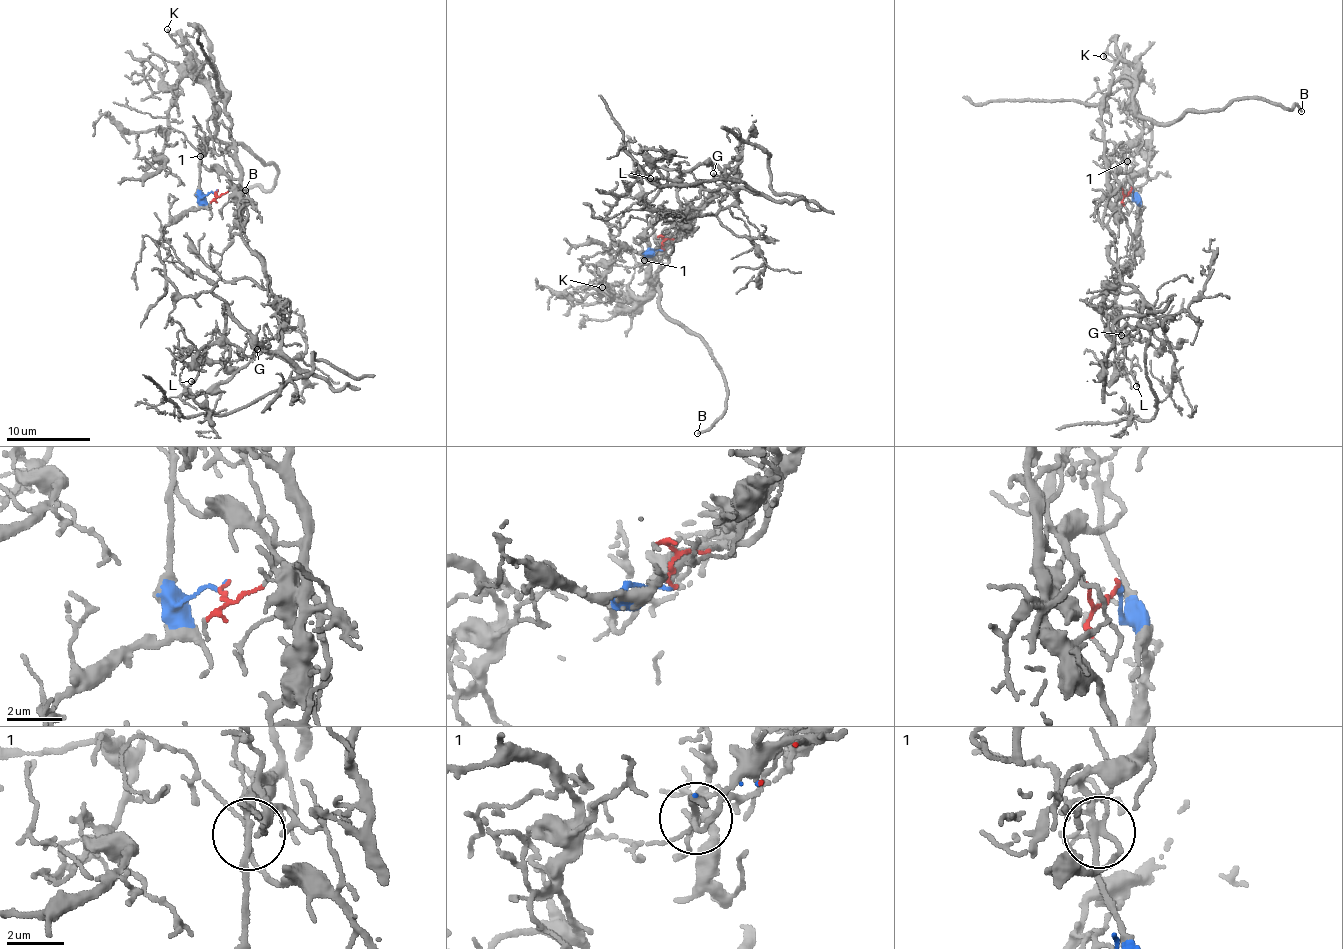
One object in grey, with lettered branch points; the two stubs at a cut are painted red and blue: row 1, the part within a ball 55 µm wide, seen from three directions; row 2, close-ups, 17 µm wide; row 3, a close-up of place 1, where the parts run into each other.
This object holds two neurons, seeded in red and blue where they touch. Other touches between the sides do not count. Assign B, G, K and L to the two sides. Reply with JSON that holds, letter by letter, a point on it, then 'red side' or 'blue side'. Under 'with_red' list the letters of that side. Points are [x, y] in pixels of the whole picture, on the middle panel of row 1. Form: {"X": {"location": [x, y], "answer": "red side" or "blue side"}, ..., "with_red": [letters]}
{"B": {"location": [697, 433], "answer": "blue side"}, "G": {"location": [713, 173], "answer": "red side"}, "K": {"location": [602, 287], "answer": "blue side"}, "L": {"location": [650, 178], "answer": "red side"}, "with_red": ["G", "L"]}

